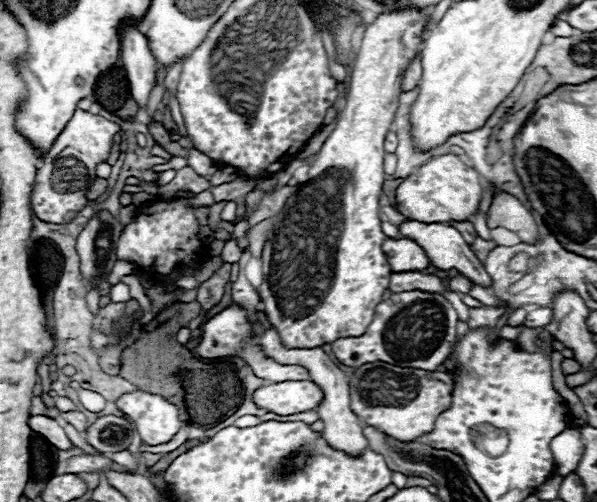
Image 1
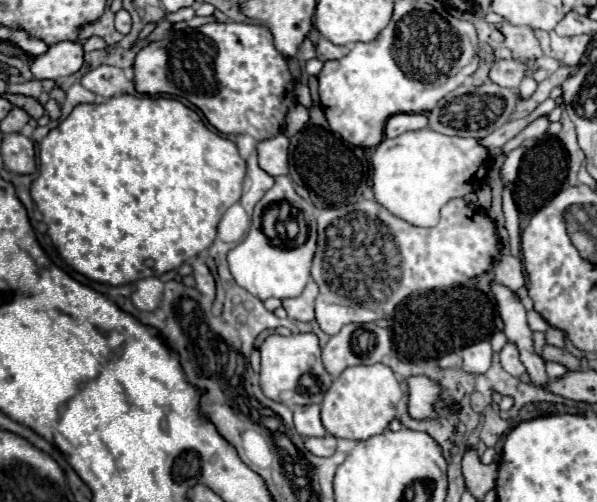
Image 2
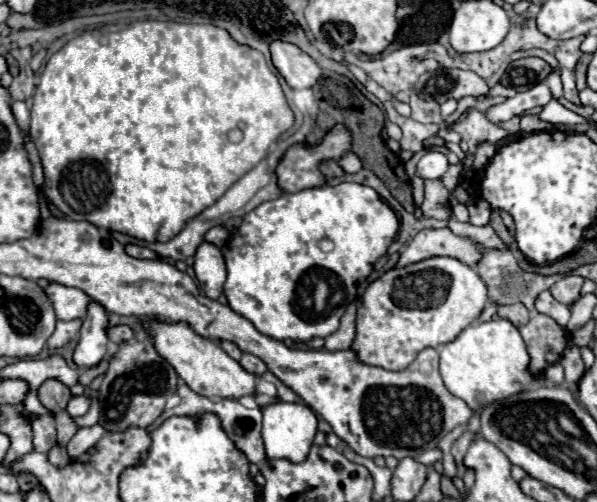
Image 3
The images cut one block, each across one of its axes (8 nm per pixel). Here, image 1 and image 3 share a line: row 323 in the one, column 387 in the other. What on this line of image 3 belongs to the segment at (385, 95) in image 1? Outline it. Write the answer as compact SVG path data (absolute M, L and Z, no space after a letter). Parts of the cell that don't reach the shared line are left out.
M428 258L404 268L390 268L362 294L352 350L362 364L400 372L424 348L452 342L480 316L486 302L486 286L480 276L456 258Z

